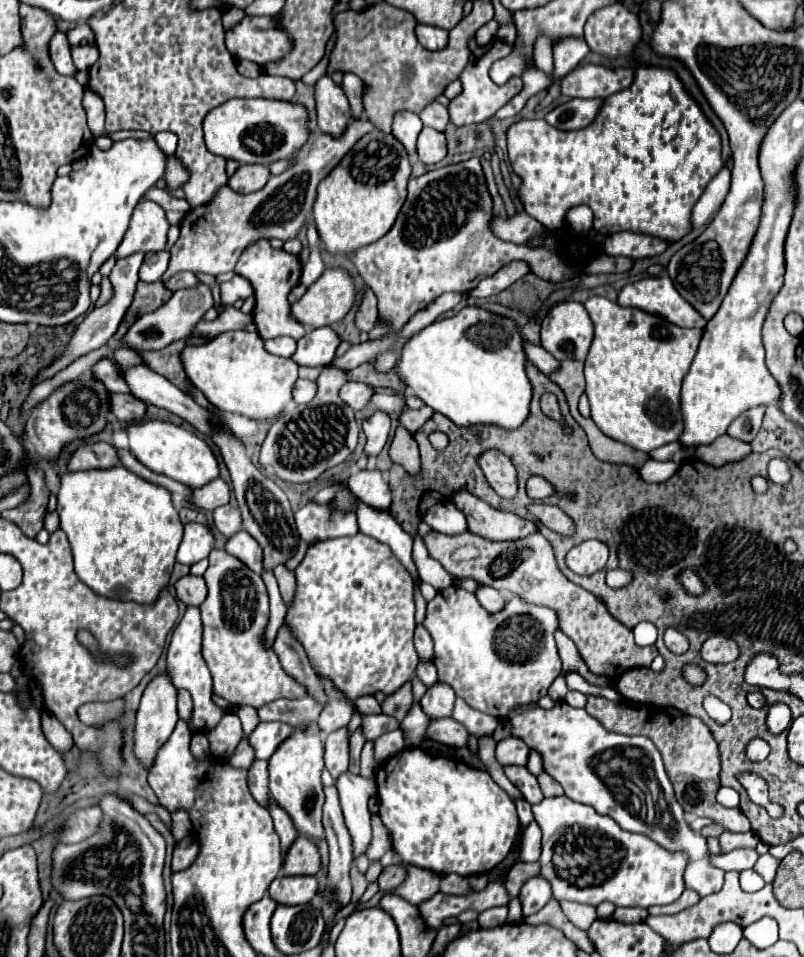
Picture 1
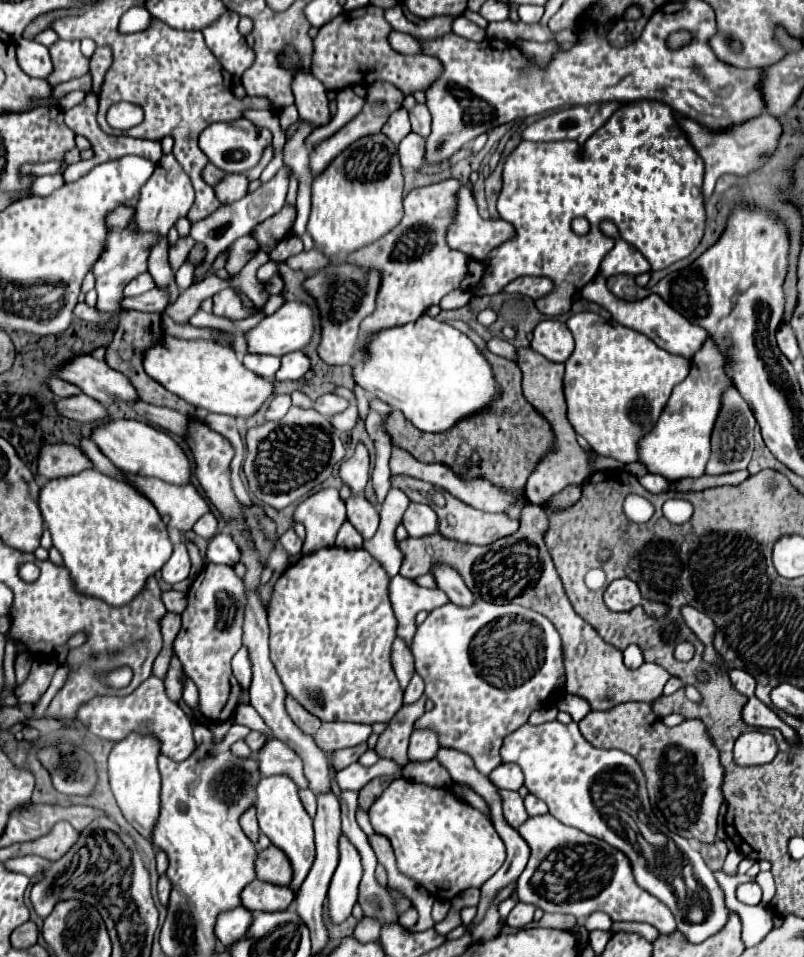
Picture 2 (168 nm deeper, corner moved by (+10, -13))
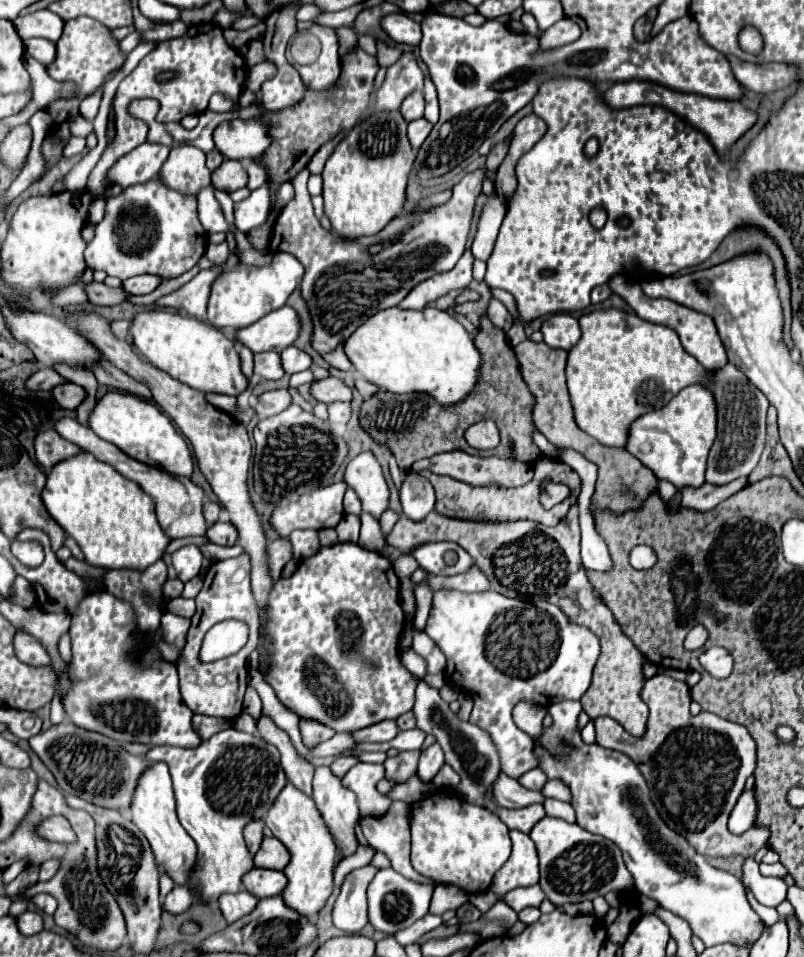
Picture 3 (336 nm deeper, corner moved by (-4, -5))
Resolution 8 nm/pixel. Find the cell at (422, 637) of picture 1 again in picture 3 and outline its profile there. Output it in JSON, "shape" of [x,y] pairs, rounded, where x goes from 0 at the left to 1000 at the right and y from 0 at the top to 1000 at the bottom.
{"shape":[[[527,711],[520,713],[517,719],[517,736],[515,736],[515,748],[517,759],[525,761],[530,767],[540,767],[542,775],[550,780],[555,788],[555,798],[560,798],[575,813],[572,821],[567,823],[570,830],[592,842],[602,842],[602,825],[609,823],[609,819],[617,815],[617,809],[622,807],[622,796],[617,782],[612,780],[612,773],[602,763],[585,754],[572,754],[565,744],[557,740],[557,736],[545,727],[545,721],[530,715]]]}

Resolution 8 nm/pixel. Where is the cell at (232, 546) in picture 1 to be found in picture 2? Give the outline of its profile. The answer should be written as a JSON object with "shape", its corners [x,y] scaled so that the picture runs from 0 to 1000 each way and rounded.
{"shape":[[[274,556],[274,558],[269,558],[259,566],[256,583],[264,589],[284,589],[284,591],[291,591],[299,585],[299,579],[296,579],[296,571],[291,568],[291,564],[284,558]]]}

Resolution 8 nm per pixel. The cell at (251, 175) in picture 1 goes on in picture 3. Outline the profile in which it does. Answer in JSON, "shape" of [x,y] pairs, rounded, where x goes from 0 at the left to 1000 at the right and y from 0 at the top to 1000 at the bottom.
{"shape":[[[279,167],[279,171],[264,180],[264,192],[276,201],[291,201],[308,192],[308,180],[299,169]]]}

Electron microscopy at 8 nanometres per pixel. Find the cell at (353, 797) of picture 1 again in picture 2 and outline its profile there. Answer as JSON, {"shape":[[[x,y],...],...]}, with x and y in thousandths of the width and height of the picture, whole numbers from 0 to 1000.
{"shape":[[[423,874],[423,901],[408,928],[405,955],[413,966],[425,966],[445,943],[445,924],[450,917],[450,903],[443,886]]]}

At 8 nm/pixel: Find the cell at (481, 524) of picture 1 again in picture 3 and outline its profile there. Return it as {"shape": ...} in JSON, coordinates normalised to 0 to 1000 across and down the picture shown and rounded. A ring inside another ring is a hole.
{"shape":[[[674,479],[664,485],[664,499],[659,506],[649,508],[649,510],[619,510],[619,508],[585,508],[580,504],[565,502],[560,497],[545,497],[537,495],[532,491],[522,493],[527,499],[532,499],[540,508],[542,514],[542,535],[560,539],[560,541],[570,541],[570,543],[590,543],[590,545],[639,545],[639,543],[667,543],[674,545],[679,550],[692,550],[692,545],[697,545],[706,533],[711,531],[711,527],[716,525],[719,516],[721,516],[721,508],[724,502],[721,497],[704,485],[699,483],[689,483],[684,479]],[[689,497],[699,497],[699,506],[709,508],[709,518],[704,522],[699,522],[697,527],[692,527],[689,531],[679,533],[672,525],[672,516],[674,516],[674,506],[677,504],[687,504]]]}

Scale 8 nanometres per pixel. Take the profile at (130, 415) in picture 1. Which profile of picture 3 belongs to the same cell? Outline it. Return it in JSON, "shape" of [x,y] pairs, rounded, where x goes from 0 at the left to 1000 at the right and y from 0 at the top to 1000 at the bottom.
{"shape":[[[85,399],[85,401],[80,401],[80,403],[70,403],[70,405],[65,408],[70,420],[72,420],[77,426],[85,426],[85,428],[95,428],[95,426],[100,424],[100,420],[107,418],[107,412],[104,412],[104,410],[107,410],[104,405],[100,405],[97,401],[90,401],[90,399]]]}

